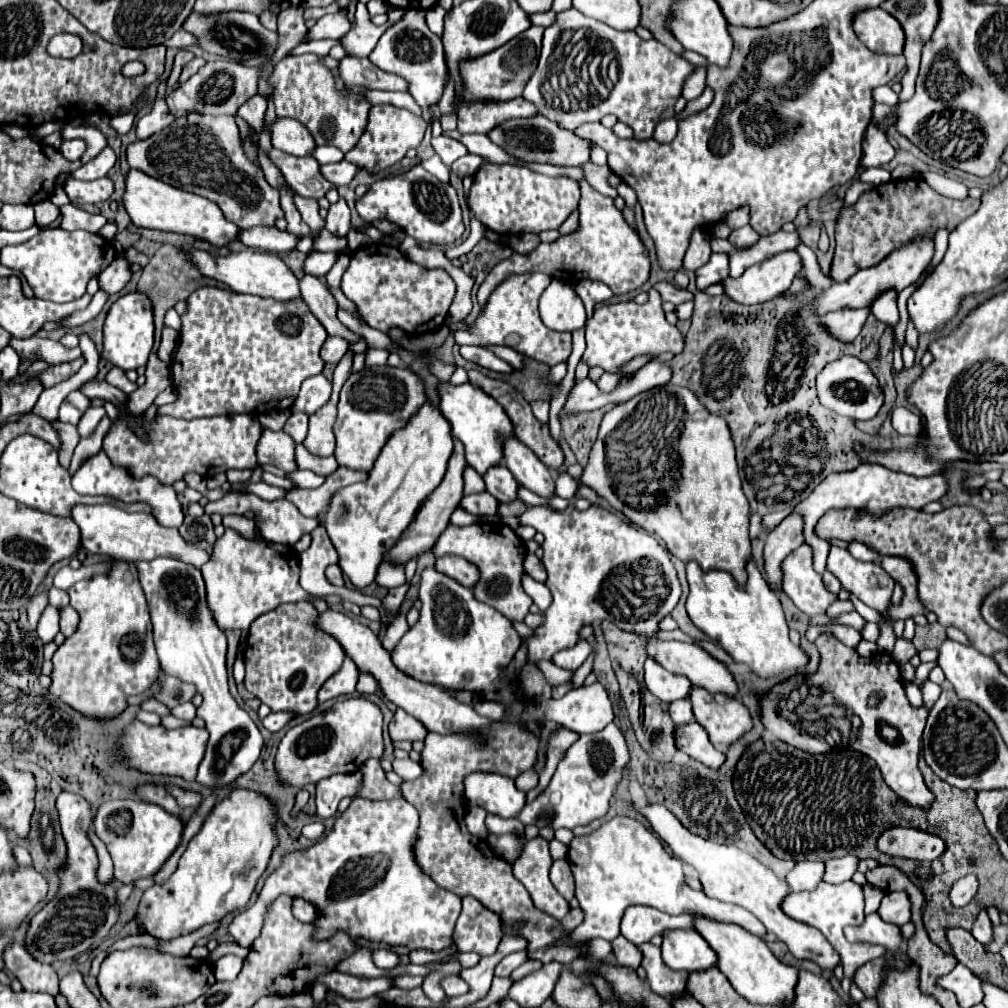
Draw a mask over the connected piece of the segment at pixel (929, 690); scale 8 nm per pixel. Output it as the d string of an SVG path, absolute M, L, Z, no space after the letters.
M924 680L922 686L920 686L920 692L922 692L924 704L932 706L938 700L938 696L940 696L940 686L934 684L934 682L930 682L930 680Z

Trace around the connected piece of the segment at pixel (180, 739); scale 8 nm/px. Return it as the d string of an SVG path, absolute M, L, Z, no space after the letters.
M136 720L136 722L132 722L132 726L128 726L124 730L122 746L124 746L124 754L126 754L128 762L142 772L182 776L184 780L194 780L196 770L204 758L206 742L208 742L206 730L196 728L192 724L184 726L184 728L168 730L164 726L148 726L148 724Z

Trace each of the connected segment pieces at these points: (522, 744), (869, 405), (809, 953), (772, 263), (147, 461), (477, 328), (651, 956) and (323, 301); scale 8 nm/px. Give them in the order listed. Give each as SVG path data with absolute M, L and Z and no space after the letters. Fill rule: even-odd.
M490 722L486 728L476 730L472 734L468 732L452 732L452 734L436 734L436 732L428 732L426 736L426 748L422 752L422 766L424 766L424 774L412 782L404 782L402 794L404 800L408 800L420 814L420 828L418 828L418 842L414 846L418 864L422 866L422 870L426 870L426 874L430 874L430 878L434 878L434 882L438 882L438 886L458 894L458 896L474 896L478 898L488 910L496 912L504 922L512 924L516 920L526 920L526 926L520 930L520 934L524 938L528 938L528 950L530 950L530 958L538 958L540 962L552 962L558 960L564 966L570 964L572 960L576 960L580 954L576 952L576 948L572 944L560 946L560 948L548 948L554 940L562 938L564 932L560 928L560 922L550 918L548 914L542 914L540 910L536 910L530 902L530 896L526 892L526 888L514 878L512 874L512 864L502 860L498 854L494 854L494 850L488 846L486 840L472 836L466 830L464 824L464 800L462 796L462 782L464 776L470 774L470 770L486 770L486 772L498 772L510 778L516 778L520 772L530 770L536 764L538 758L538 748L540 748L540 740L536 738L536 734L532 734L530 730L526 730L522 724L510 724L510 722Z
M842 356L834 362L828 362L816 376L816 390L818 400L824 408L848 416L852 420L870 420L884 404L884 394L878 386L876 376L868 368L868 364L856 356Z
M650 804L650 806L638 808L638 810L650 820L650 824L658 832L658 836L670 844L672 852L698 870L706 896L750 910L766 926L768 932L772 932L778 940L782 940L788 946L792 956L796 956L798 960L812 960L826 972L832 972L840 964L836 950L830 946L830 942L826 942L826 938L818 930L788 918L780 910L780 902L788 896L790 888L786 882L778 880L774 872L770 872L764 864L760 864L754 856L738 850L736 846L714 844L714 842L708 842L708 840L688 832L680 824L680 820L662 804Z
M788 250L758 266L750 266L740 278L724 278L722 286L726 296L738 304L760 304L786 292L800 270L800 256L796 250Z
M86 382L80 390L86 396L98 396L102 400L108 400L118 408L120 416L112 422L110 432L104 438L102 450L110 456L110 462L114 466L130 470L132 478L144 478L146 474L152 474L162 484L172 486L176 480L184 480L184 476L190 472L210 478L216 472L226 472L230 468L254 470L258 466L254 448L260 438L262 426L258 422L258 416L254 414L200 417L192 420L178 420L174 416L156 414L152 420L148 420L144 414L132 416L124 408L128 404L128 394L124 394L116 386L110 386L108 382ZM132 420L142 424L142 428L146 430L146 440L142 440L130 428Z
M542 272L510 274L490 294L488 304L476 318L474 326L468 332L454 332L456 344L474 344L474 346L500 344L500 346L510 346L510 348L514 348L530 358L536 358L540 362L546 362L548 366L564 362L572 352L572 344L570 344L572 334L546 328L538 314L538 298L544 292L544 288L550 284L550 280L552 278Z
M644 942L638 946L638 950L642 952L642 968L646 970L646 980L648 986L652 988L652 992L656 992L658 996L668 996L668 994L676 994L682 992L686 986L686 972L674 972L670 970L662 958L660 958L660 948Z
M302 276L300 280L300 290L302 290L302 300L308 304L310 312L320 320L320 324L326 328L328 334L332 336L342 336L348 342L358 342L358 334L350 332L338 318L336 318L336 310L338 304L334 300L334 296L330 294L330 290L326 288L326 284L316 278L316 276Z

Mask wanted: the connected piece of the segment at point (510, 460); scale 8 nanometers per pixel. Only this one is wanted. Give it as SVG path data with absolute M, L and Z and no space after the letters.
M516 438L504 440L504 464L514 474L514 478L534 494L542 498L554 498L554 480L548 468L536 458L536 454L526 448Z

